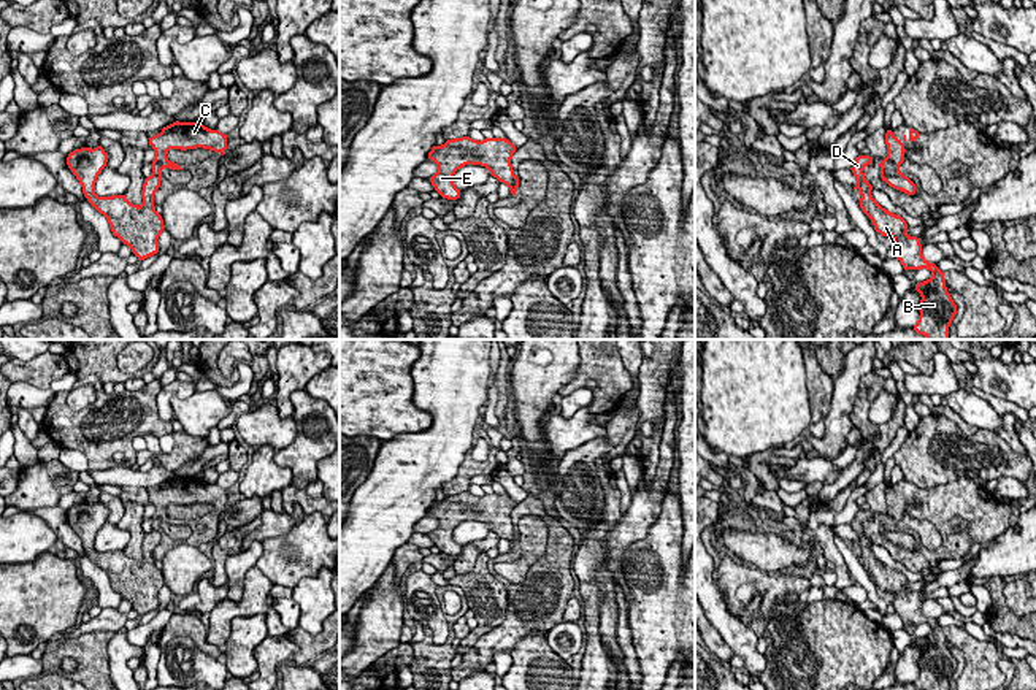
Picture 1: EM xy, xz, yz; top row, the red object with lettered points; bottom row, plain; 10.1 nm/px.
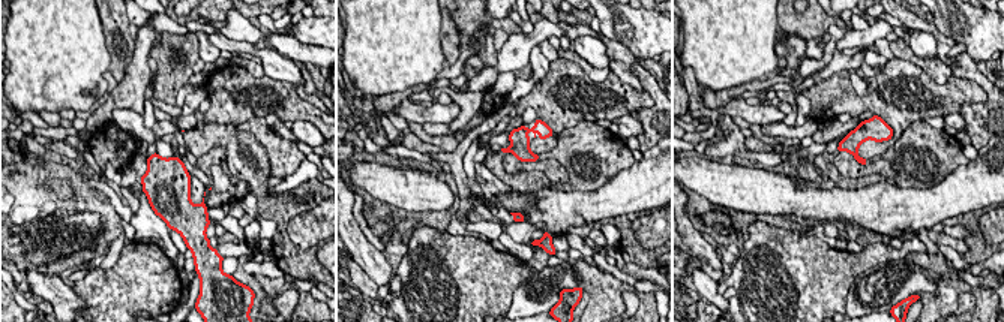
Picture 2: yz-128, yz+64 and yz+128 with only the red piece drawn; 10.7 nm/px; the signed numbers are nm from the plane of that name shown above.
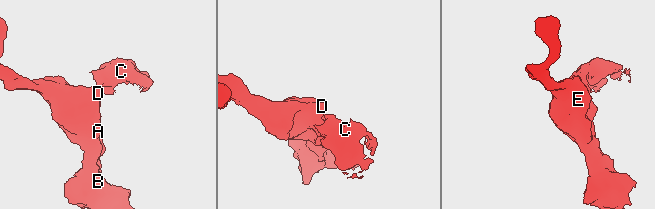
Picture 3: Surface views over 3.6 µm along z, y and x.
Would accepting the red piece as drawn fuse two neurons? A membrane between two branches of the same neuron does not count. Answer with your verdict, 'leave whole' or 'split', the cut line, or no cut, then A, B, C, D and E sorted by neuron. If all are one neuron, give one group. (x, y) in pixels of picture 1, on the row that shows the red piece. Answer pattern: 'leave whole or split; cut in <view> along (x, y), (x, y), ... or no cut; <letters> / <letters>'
split; cut in yz along (901, 175), (881, 176); A B D E / C

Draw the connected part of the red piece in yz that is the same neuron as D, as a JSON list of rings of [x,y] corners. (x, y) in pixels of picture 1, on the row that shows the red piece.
[[[860,154],[850,171],[857,178],[857,186],[861,194],[858,206],[874,224],[874,230],[882,236],[893,236],[895,243],[892,251],[901,262],[903,270],[928,268],[933,276],[928,281],[917,282],[914,289],[922,295],[919,303],[920,317],[912,327],[919,335],[925,335],[928,339],[949,339],[949,325],[957,314],[957,305],[946,289],[944,271],[938,270],[938,265],[930,263],[922,255],[922,246],[919,236],[907,236],[909,225],[901,216],[896,216],[882,208],[873,197],[873,186],[865,179],[863,168],[874,163],[871,155]]]

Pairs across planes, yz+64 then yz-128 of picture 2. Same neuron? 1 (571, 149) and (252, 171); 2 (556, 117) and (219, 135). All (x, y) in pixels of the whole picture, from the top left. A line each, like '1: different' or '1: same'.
1: different
2: different

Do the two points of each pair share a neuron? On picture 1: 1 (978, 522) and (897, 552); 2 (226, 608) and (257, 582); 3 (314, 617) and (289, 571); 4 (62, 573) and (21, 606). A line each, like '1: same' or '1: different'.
1: same
2: same
3: different
4: same

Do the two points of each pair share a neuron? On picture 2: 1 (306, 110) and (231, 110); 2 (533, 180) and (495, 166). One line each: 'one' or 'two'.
1: one
2: one

